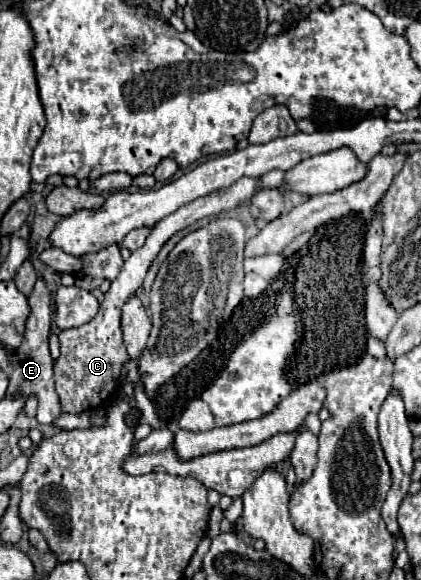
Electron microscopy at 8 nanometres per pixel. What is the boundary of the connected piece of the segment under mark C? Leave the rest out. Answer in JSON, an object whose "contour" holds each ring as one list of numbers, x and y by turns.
{"contour":[[243,176,233,186,229,186,227,190,223,188,223,190,215,190,207,196,201,196,201,198,177,208,167,218,163,218,153,228,153,232,149,234,145,244,141,248,137,248,129,256,129,260,125,260,119,276,111,282,111,290,105,294,105,300,101,302,97,316,79,328,69,328,69,330,63,330,59,334,61,356,55,362,55,368,53,368,55,376,53,378,55,378,55,390,57,390,63,412,81,414,81,412,91,410,91,408,107,406,119,394,119,388,123,386,121,368,129,358,125,344,123,344,123,334,121,334,121,302,125,302,125,298,129,298,129,294,135,294,135,290,143,284,147,268,153,262,153,258,159,254,161,246,181,228,187,228,201,218,209,218,209,216,215,216,219,212,233,210,235,206,247,202,253,196,255,188,259,188,259,184,261,184,259,178]]}

